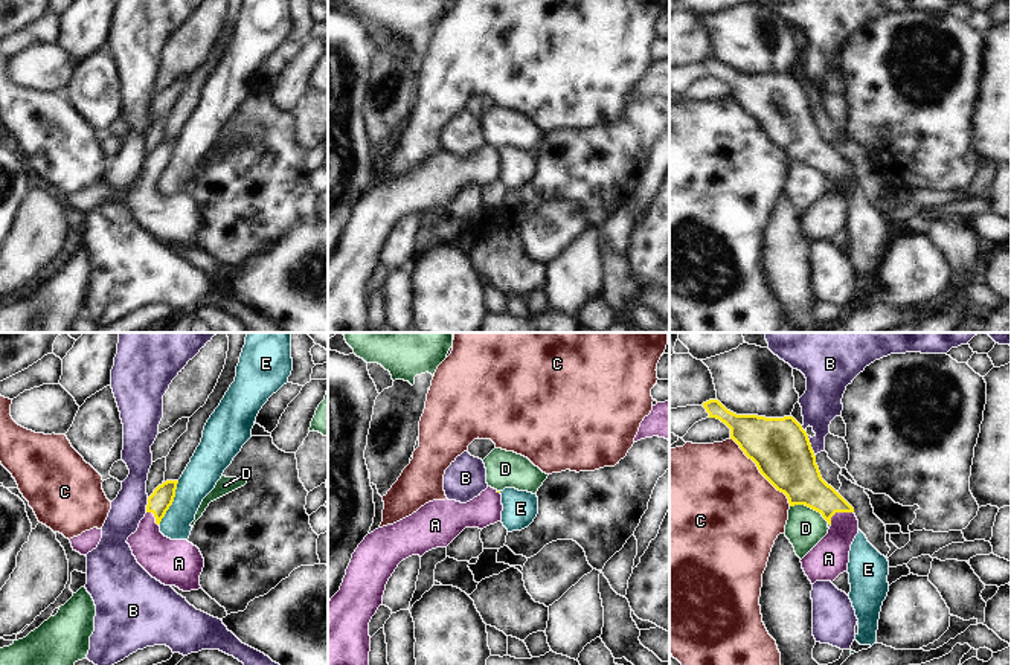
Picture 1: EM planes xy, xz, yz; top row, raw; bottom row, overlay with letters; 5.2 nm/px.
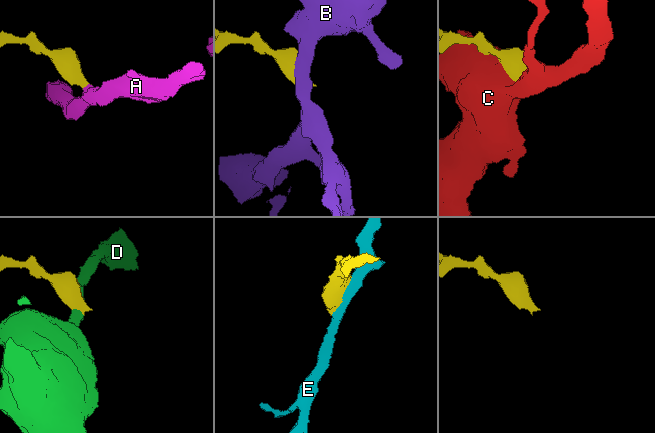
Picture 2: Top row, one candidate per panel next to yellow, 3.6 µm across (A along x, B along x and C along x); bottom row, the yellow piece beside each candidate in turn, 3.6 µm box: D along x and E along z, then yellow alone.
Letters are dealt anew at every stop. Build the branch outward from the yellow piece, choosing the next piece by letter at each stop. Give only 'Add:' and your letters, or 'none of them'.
Add: A

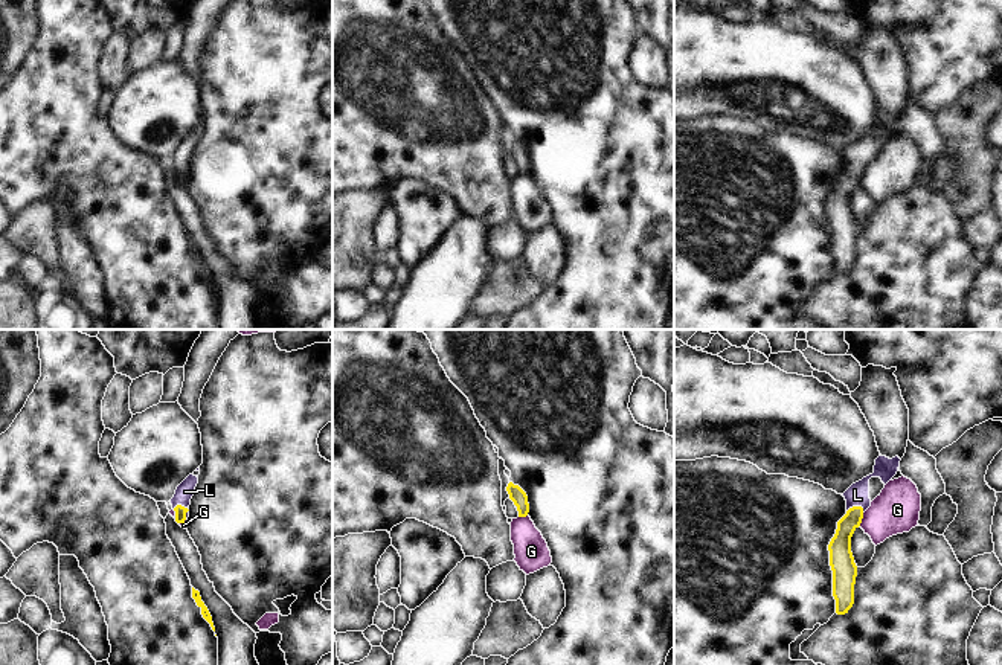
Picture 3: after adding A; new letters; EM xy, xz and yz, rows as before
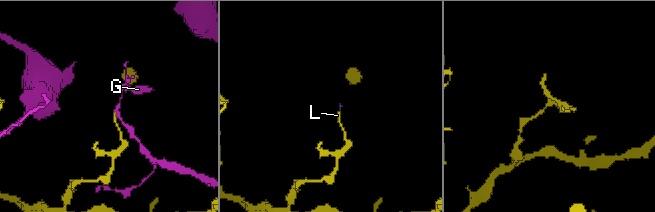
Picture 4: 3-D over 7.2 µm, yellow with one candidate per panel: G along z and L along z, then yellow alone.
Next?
Add: L

